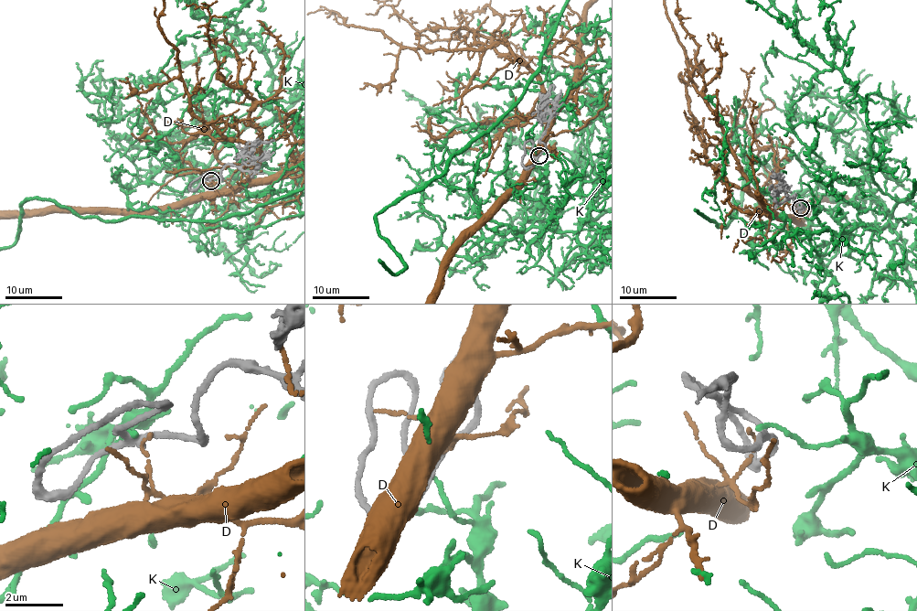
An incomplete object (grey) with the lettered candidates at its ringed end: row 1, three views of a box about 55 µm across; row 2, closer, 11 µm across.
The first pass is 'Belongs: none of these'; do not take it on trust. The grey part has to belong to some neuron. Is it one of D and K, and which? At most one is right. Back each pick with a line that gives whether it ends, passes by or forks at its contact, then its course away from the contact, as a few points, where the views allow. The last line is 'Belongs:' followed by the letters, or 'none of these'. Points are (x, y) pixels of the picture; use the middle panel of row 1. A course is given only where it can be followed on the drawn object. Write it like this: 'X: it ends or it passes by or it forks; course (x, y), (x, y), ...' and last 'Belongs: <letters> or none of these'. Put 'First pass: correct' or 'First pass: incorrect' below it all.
Belongs: none of these
First pass: correct

